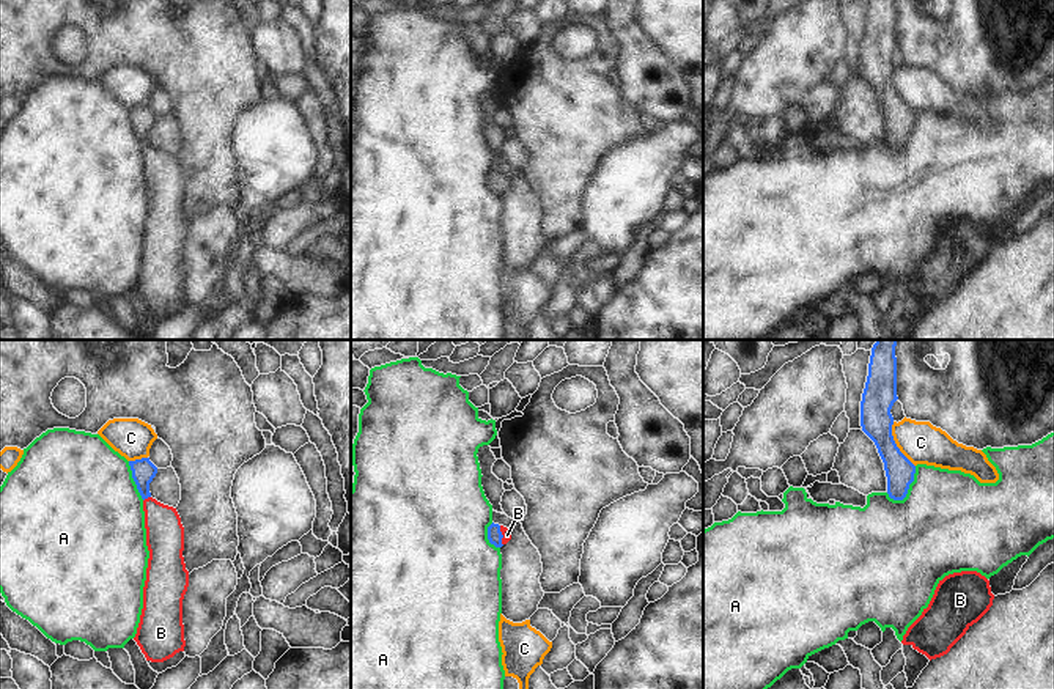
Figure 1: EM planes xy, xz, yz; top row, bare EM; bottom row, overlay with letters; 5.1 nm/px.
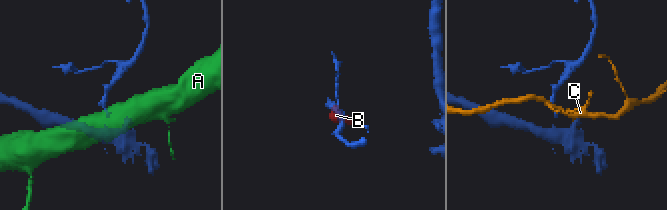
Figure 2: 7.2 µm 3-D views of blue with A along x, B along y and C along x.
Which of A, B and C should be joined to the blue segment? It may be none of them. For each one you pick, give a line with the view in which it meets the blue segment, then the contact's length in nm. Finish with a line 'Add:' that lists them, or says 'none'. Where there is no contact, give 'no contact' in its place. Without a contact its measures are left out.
B: contact in xy; length 50 nm
Add: B

